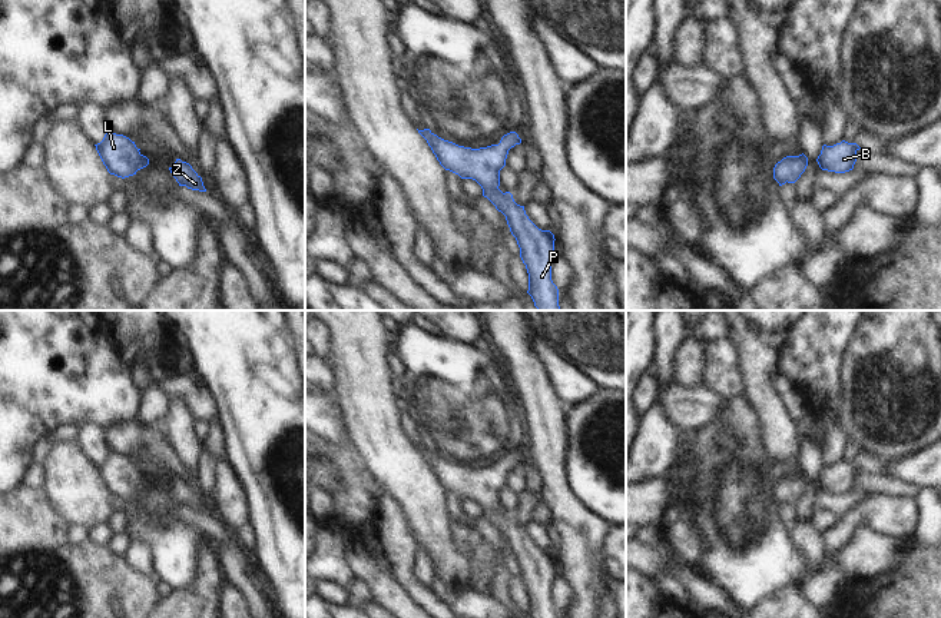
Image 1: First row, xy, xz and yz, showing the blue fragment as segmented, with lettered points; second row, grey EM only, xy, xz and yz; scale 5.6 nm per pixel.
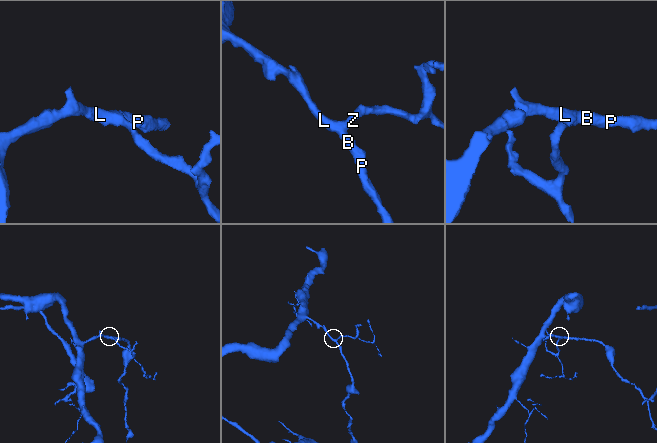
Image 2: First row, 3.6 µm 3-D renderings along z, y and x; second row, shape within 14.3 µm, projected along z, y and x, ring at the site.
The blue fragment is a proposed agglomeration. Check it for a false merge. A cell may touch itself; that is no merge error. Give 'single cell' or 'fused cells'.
single cell

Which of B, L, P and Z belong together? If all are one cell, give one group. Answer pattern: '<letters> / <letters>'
B L P Z

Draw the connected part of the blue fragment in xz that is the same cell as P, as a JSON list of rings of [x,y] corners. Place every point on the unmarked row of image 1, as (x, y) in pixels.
[[[430,449],[418,451],[418,453],[427,461],[445,491],[461,499],[476,501],[483,509],[483,516],[506,536],[529,594],[527,614],[531,618],[559,618],[559,609],[551,601],[554,555],[539,549],[526,535],[524,526],[517,525],[510,512],[503,514],[498,509],[500,491],[506,486],[508,471],[521,464],[518,455],[510,452],[498,465],[471,469],[444,461]]]

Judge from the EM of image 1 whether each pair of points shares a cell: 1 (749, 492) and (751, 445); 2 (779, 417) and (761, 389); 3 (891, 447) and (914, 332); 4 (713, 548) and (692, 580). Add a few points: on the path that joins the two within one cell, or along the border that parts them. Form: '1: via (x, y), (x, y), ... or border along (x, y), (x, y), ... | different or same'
1: via (749, 481), (749, 457) | same
2: via (772, 409), (764, 396) | same
3: via (894, 418), (894, 361) | same
4: border along (696, 570), (725, 590) | different

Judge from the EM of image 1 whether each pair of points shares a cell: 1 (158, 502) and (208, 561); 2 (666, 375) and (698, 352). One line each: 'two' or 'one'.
1: two
2: two

